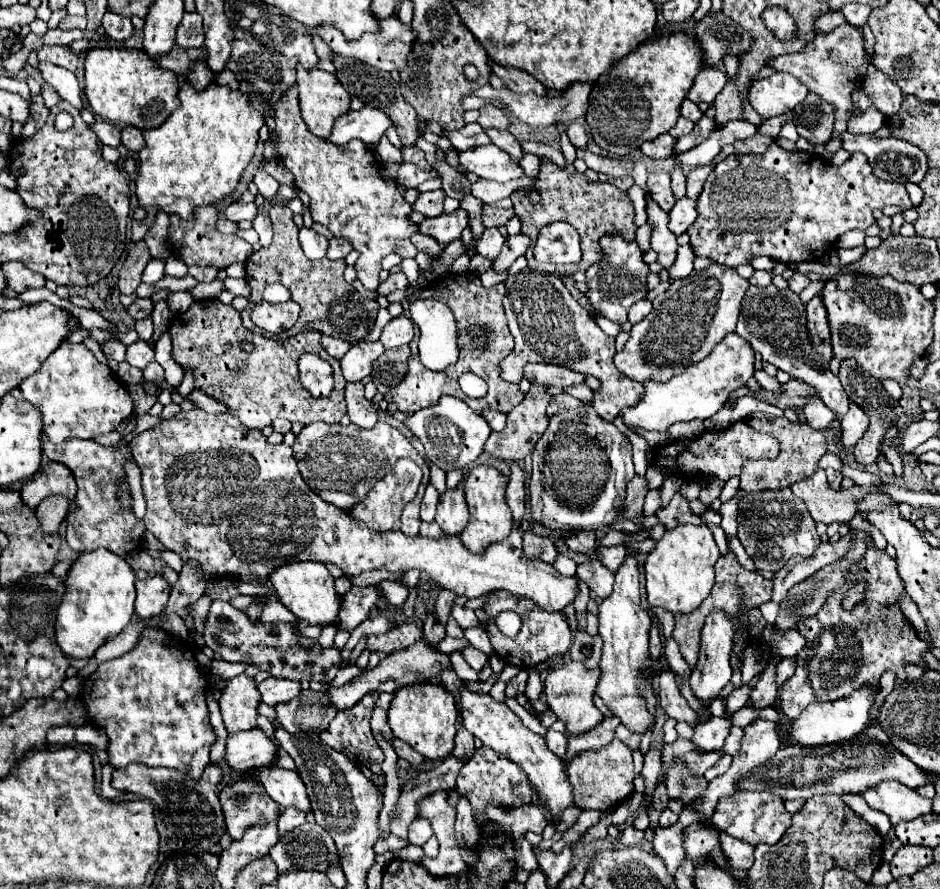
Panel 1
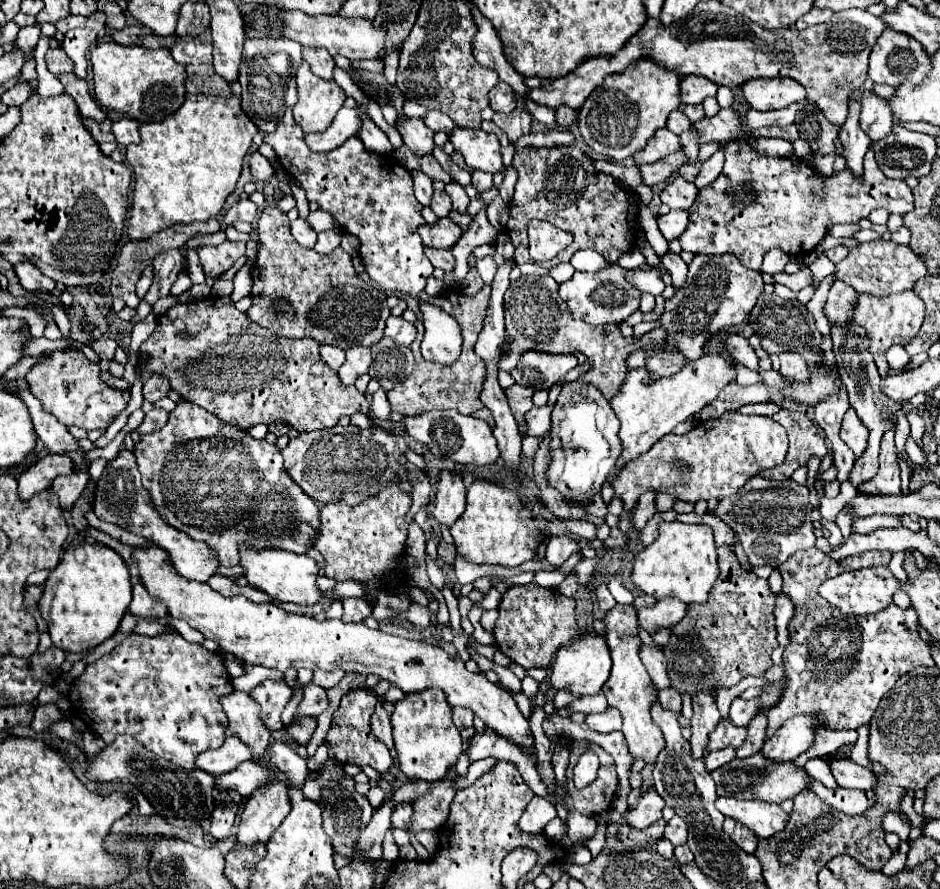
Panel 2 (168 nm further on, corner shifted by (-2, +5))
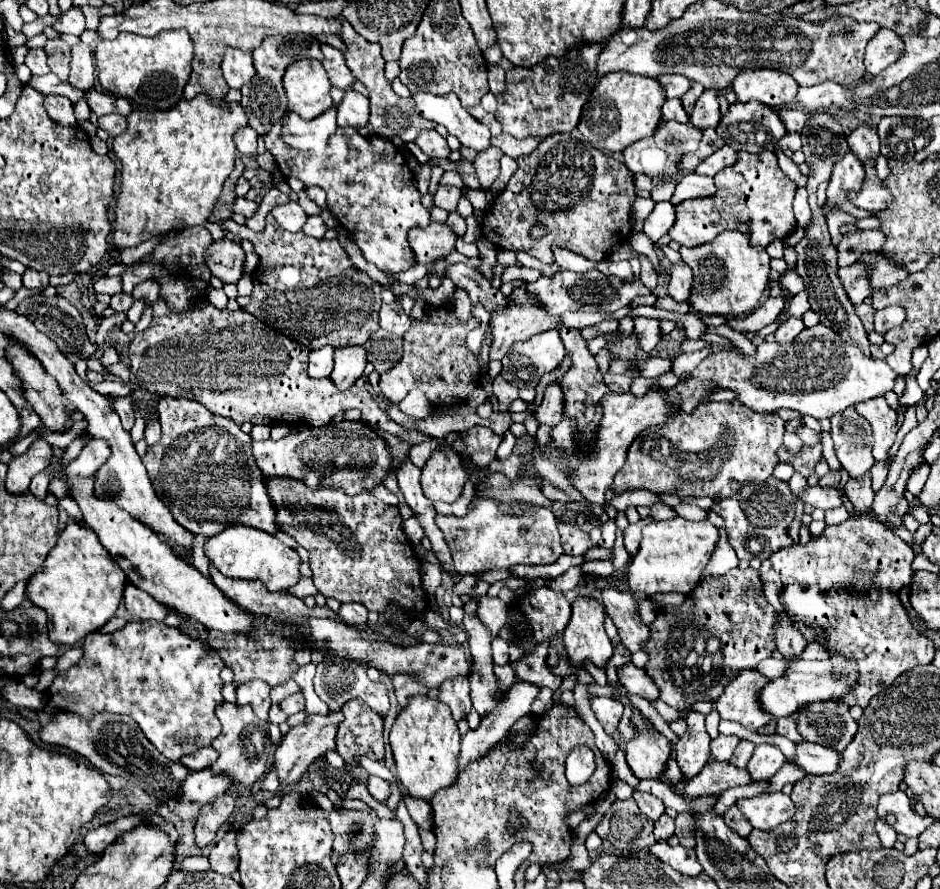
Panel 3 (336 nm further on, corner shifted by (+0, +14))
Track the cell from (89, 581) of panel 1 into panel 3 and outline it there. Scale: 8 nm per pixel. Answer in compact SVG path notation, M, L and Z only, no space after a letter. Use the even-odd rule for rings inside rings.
M73 522L59 534L55 548L29 580L27 598L47 612L51 642L73 646L115 616L125 584L127 576L103 548L97 534Z

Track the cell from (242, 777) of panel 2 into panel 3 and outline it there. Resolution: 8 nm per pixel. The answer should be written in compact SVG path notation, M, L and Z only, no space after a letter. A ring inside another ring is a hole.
M211 770L191 772L181 786L183 798L199 804L211 802L213 798L229 792L231 788L231 778L227 778L227 774L211 774Z

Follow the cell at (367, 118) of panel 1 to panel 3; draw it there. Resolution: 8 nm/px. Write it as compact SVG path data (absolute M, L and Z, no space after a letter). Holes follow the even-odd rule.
M335 106L327 112L323 112L315 120L301 120L295 112L289 112L289 118L283 126L283 140L299 150L323 150L331 138L331 134L337 132L337 118L335 118Z

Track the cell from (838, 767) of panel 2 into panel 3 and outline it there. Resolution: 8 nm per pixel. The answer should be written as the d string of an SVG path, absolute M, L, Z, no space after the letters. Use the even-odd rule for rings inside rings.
M803 742L797 746L797 756L793 762L809 774L833 774L839 770L839 752L815 742Z

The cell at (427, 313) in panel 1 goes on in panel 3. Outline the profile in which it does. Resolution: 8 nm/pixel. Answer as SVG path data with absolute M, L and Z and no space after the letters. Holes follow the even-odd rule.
M287 112L279 118L277 124L273 124L271 132L265 134L265 148L275 156L277 164L279 164L279 172L289 178L295 176L299 178L307 188L309 186L321 186L327 192L327 206L333 212L333 216L337 218L339 224L343 224L355 244L359 246L359 250L363 252L367 262L373 262L379 270L387 272L387 274L401 274L407 268L413 266L411 262L411 246L407 246L407 230L411 226L427 226L429 220L429 210L421 204L421 194L415 188L415 176L413 172L407 168L405 158L401 154L399 148L395 148L393 142L379 138L379 136L361 136L355 128L341 128L331 136L325 152L313 152L313 150L295 150L291 146L287 146L281 138L281 128L283 122L287 120Z

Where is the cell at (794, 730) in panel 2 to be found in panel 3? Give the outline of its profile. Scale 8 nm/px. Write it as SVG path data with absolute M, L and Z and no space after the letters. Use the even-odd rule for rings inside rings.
M759 744L747 764L753 780L769 780L785 762L783 752L775 744Z

